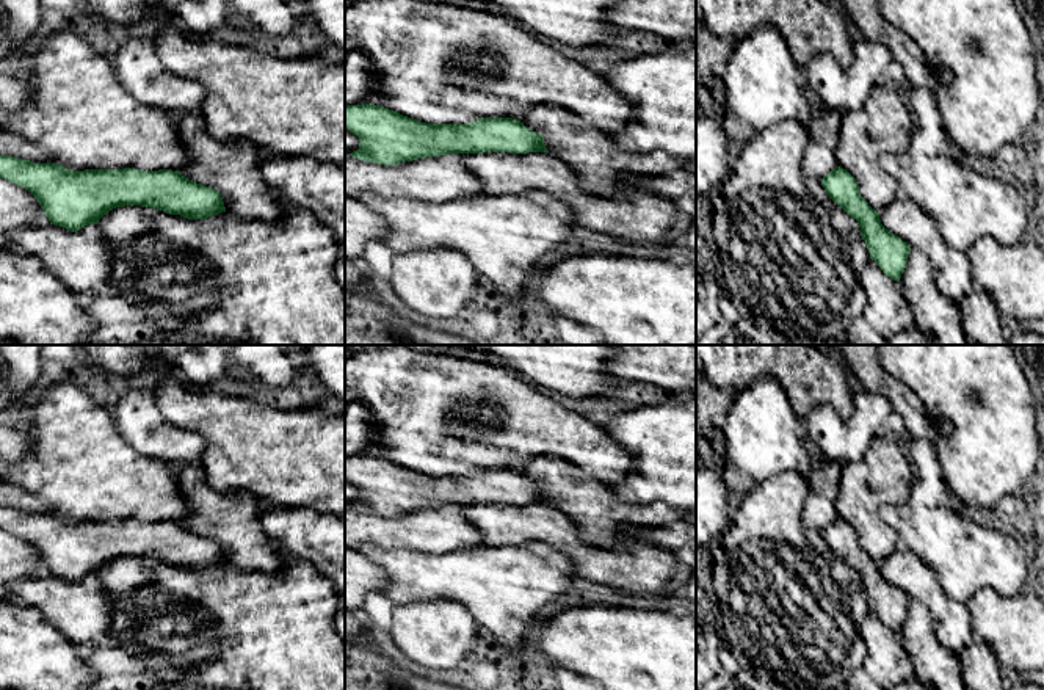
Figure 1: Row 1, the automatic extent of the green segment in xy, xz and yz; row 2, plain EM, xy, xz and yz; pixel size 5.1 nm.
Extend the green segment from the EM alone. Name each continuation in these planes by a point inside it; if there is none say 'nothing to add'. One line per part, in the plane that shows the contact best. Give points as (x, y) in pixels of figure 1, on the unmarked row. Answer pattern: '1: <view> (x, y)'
nothing to add

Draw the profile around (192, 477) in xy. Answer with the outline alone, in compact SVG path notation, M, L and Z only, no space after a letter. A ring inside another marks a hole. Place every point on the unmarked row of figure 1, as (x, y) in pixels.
M180 464L174 467L188 507L188 514L179 522L182 527L219 543L226 561L243 572L276 572L282 569L282 549L257 524L263 503L259 497L249 492L221 494L208 485L201 464Z

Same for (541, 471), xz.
M533 458L517 472L544 488L547 502L574 519L586 543L605 549L629 539L627 528L632 525L652 528L683 519L696 527L694 513L680 513L666 503L624 502L610 485L560 458Z

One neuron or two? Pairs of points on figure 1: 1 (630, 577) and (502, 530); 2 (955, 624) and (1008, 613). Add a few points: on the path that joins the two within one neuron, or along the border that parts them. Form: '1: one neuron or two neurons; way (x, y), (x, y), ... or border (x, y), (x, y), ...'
1: one neuron; way (599, 565), (590, 562), (557, 530), (533, 530)
2: two neurons; border (966, 604), (974, 637)

